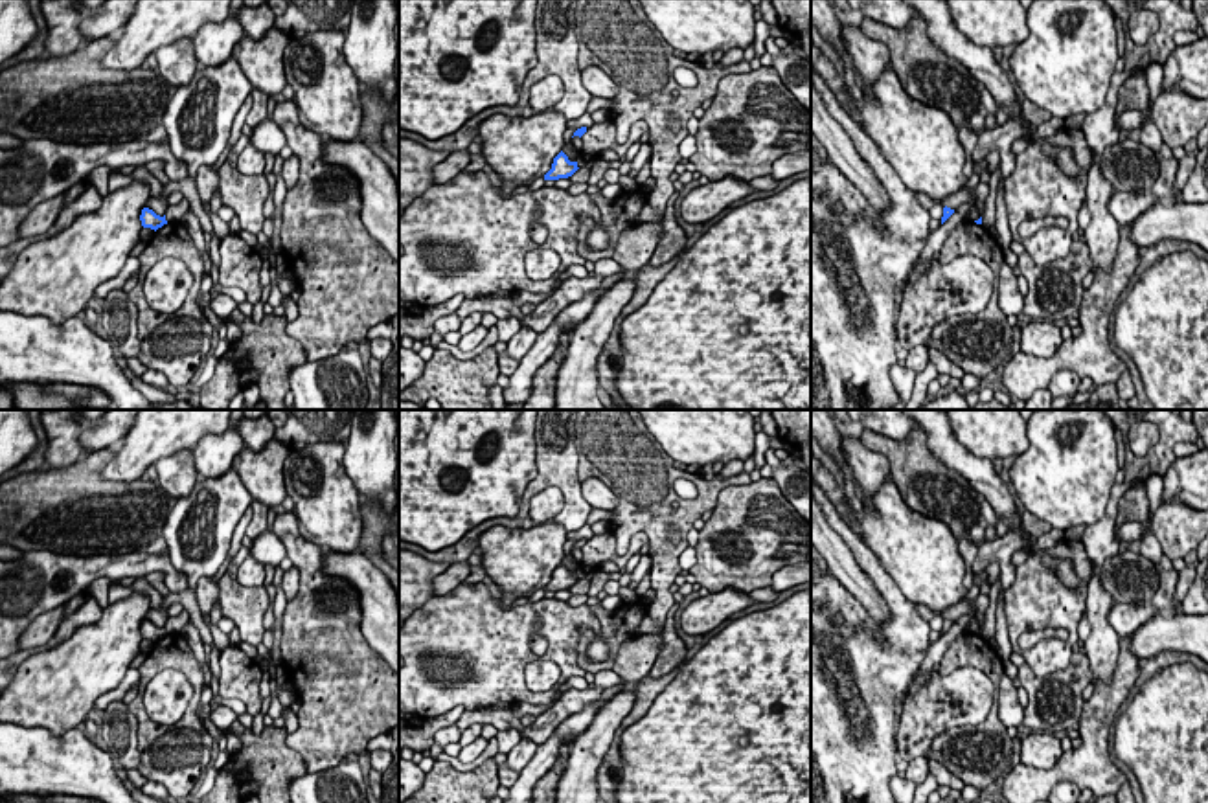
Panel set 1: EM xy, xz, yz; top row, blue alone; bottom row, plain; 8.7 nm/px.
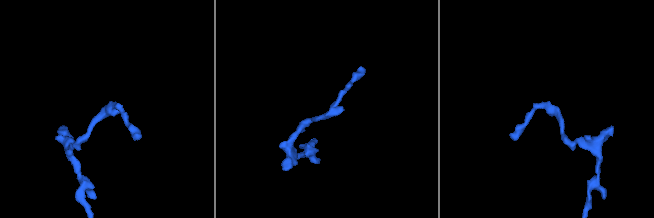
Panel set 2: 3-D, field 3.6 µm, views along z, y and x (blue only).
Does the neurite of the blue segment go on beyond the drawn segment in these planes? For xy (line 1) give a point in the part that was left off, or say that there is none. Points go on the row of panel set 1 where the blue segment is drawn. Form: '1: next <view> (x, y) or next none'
1: next none

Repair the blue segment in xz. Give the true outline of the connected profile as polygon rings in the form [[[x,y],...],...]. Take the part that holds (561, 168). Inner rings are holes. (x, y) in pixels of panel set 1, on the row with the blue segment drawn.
[[[561,151],[552,164],[552,169],[544,175],[544,180],[568,178],[577,171],[577,162],[570,162],[568,156]]]

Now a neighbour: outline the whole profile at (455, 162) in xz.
[[[467,149],[450,153],[441,164],[434,167],[434,186],[445,184],[456,175],[460,175],[471,164],[471,160],[473,156]]]

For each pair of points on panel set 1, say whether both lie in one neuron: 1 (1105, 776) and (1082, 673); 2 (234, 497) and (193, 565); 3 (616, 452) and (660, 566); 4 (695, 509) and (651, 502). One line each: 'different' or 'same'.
1: different
2: same
3: same
4: same

